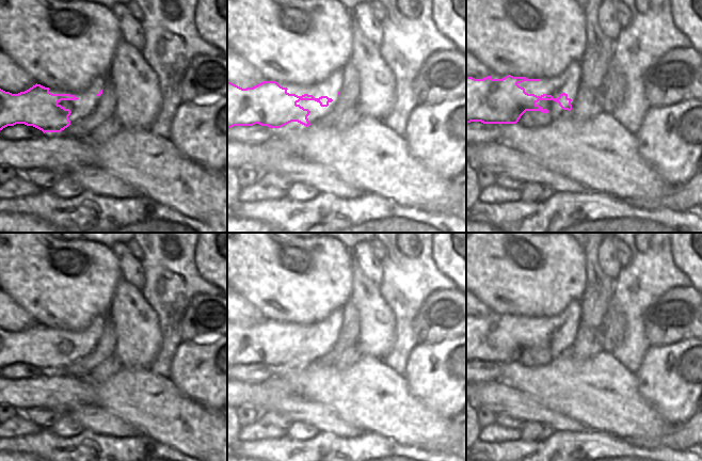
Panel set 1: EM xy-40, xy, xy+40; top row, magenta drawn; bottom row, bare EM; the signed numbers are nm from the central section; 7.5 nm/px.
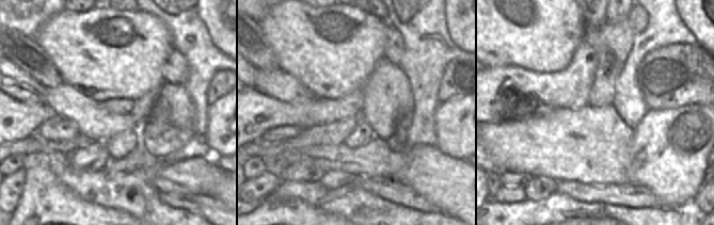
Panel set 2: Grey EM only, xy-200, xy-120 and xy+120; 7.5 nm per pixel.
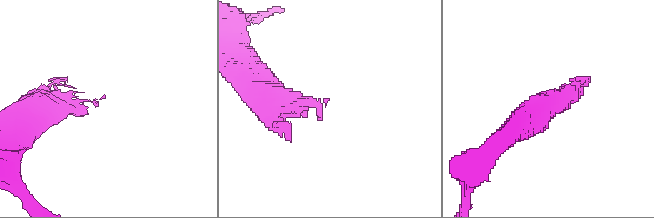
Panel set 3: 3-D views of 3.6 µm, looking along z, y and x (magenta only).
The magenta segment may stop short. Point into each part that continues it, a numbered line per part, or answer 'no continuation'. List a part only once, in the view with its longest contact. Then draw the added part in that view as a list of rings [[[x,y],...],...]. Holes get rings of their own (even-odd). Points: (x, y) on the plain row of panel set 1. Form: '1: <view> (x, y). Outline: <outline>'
1: xy+40 (569, 321). Outline: [[[580,299],[571,301],[558,316],[540,320],[524,320],[517,323],[524,327],[526,332],[537,335],[547,333],[558,337],[560,333],[565,332],[573,344],[580,325]]]

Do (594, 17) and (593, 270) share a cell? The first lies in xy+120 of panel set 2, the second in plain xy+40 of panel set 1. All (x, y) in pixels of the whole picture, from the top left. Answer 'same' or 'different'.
same

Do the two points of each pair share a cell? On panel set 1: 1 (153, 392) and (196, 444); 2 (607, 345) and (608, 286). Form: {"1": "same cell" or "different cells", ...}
{"1": "same cell", "2": "same cell"}

